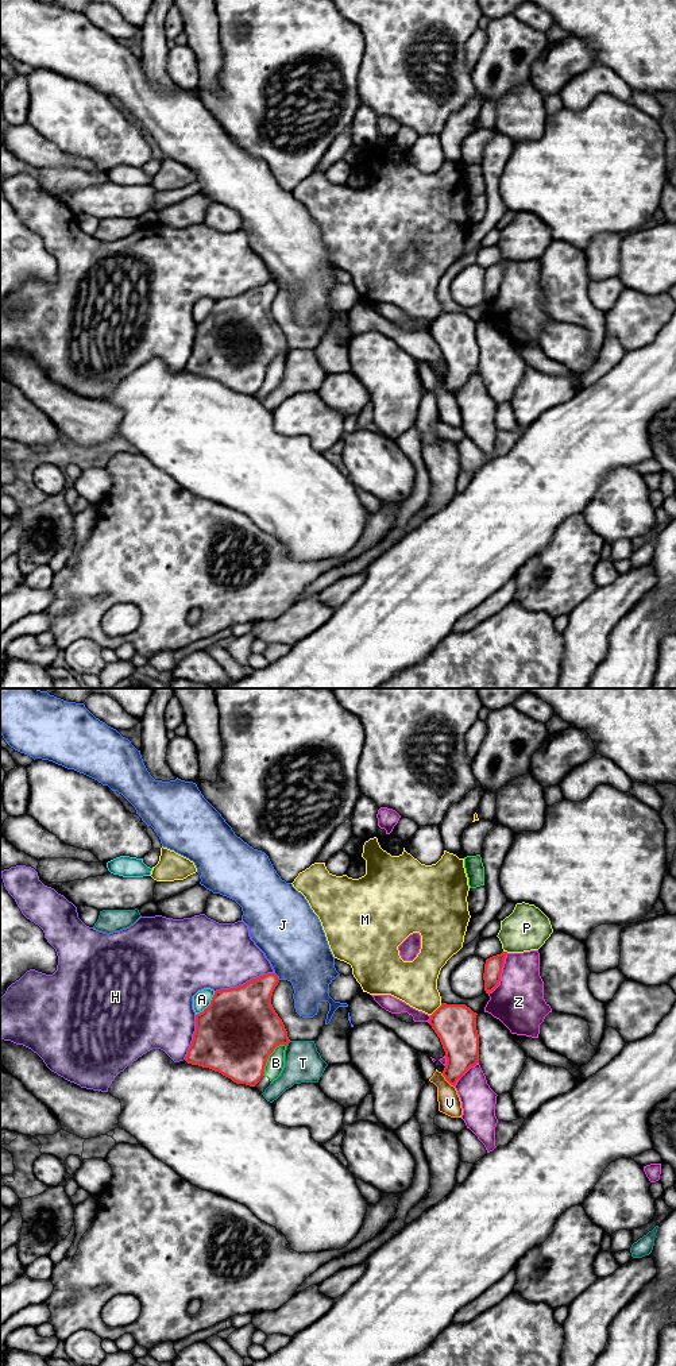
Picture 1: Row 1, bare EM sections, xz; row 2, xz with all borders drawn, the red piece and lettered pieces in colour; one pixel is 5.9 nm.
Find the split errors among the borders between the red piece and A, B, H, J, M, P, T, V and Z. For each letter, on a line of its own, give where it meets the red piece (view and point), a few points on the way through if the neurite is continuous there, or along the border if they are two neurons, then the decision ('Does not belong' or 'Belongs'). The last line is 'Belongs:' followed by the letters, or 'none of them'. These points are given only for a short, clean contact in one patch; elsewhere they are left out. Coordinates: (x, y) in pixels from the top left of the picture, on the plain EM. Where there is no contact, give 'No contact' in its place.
A: Touches red at xz (209, 313). Does not belong
B: Touches red at xz (267, 366). Does not belong
H: Touches red at xz (243, 293). Does not belong
J: Touches red at xz (277, 285). Boundary: xz (274, 281), (279, 288). Does not belong
M: Touches red at xz (436, 319). Does not belong
P: Touches red at xz (506, 261). Does not belong
T: Touches red at xz (288, 351). Does not belong
V: Touches red at xz (447, 389). Boundary: xz (441, 382), (454, 396). Does not belong
Z: Touches red at xz (501, 281). Does not belong
Belongs: none of them

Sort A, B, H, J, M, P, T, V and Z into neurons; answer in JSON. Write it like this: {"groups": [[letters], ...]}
{"groups": [["A"], ["B", "V"], ["H"], ["J"], ["M"], ["P"], ["T"], ["Z"]]}

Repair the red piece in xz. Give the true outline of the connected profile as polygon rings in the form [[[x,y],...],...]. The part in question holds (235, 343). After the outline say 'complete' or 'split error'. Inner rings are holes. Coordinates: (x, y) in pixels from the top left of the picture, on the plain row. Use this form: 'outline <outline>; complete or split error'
outline [[[267,282],[236,297],[216,300],[210,313],[196,324],[196,340],[185,370],[219,381],[236,393],[255,395],[264,383],[269,364],[277,355],[290,351],[271,313],[278,292],[275,282]]]; complete

